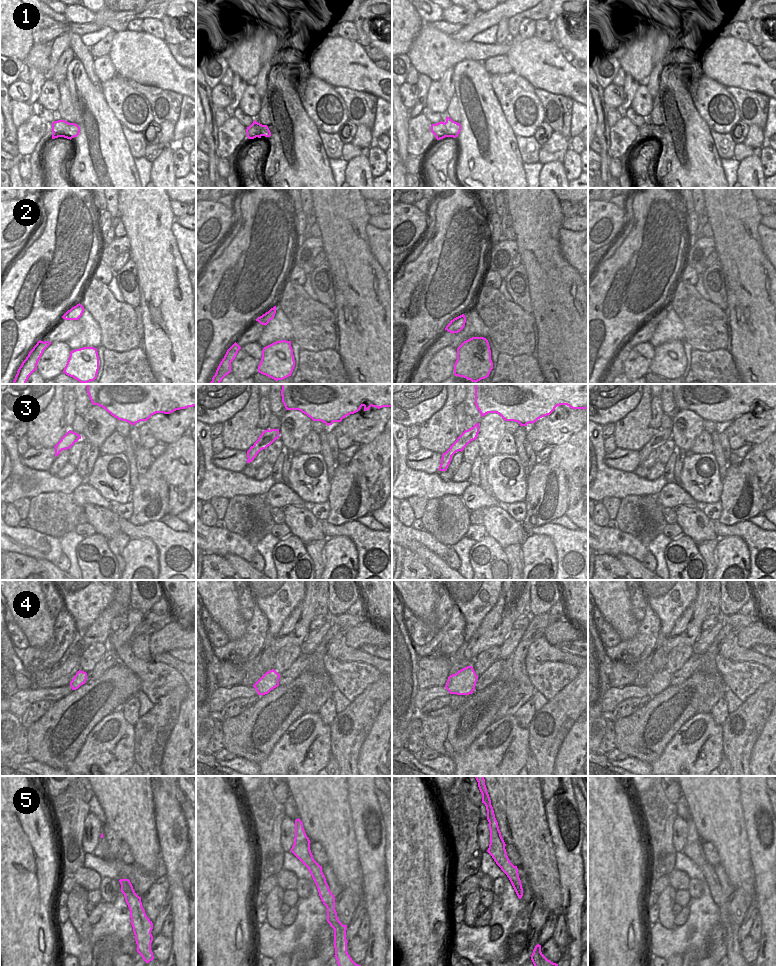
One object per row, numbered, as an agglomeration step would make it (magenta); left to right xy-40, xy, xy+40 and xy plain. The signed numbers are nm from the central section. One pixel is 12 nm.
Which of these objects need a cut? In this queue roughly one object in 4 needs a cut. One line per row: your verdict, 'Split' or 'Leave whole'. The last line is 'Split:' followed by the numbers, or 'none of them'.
1: Leave whole
2: Leave whole
3: Split
4: Split
5: Leave whole
Split: 3, 4.

